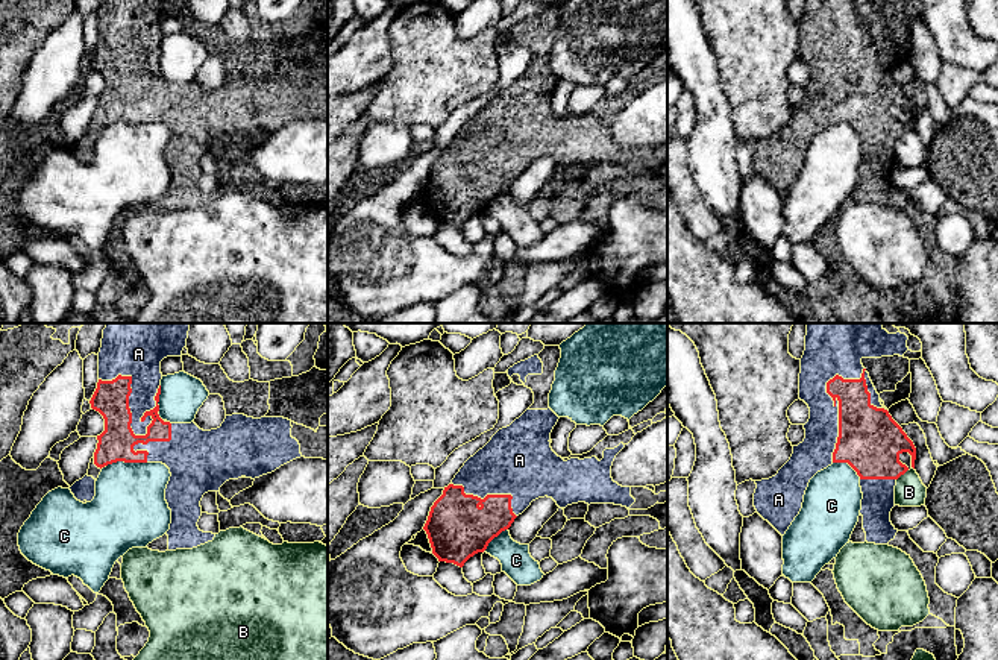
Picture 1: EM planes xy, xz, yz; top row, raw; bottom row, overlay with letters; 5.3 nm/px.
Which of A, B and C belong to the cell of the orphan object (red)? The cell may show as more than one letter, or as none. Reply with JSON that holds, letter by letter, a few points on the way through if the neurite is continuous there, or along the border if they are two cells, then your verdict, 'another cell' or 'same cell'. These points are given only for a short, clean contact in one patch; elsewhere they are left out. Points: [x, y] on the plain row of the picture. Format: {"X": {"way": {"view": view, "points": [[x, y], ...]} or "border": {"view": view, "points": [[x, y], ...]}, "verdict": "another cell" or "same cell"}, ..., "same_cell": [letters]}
{"A": {"verdict": "same cell"}, "B": {"border": {"view": "yz", "points": [[907, 129], [897, 140]]}, "verdict": "another cell"}, "C": {"verdict": "another cell"}, "same_cell": ["A"]}

